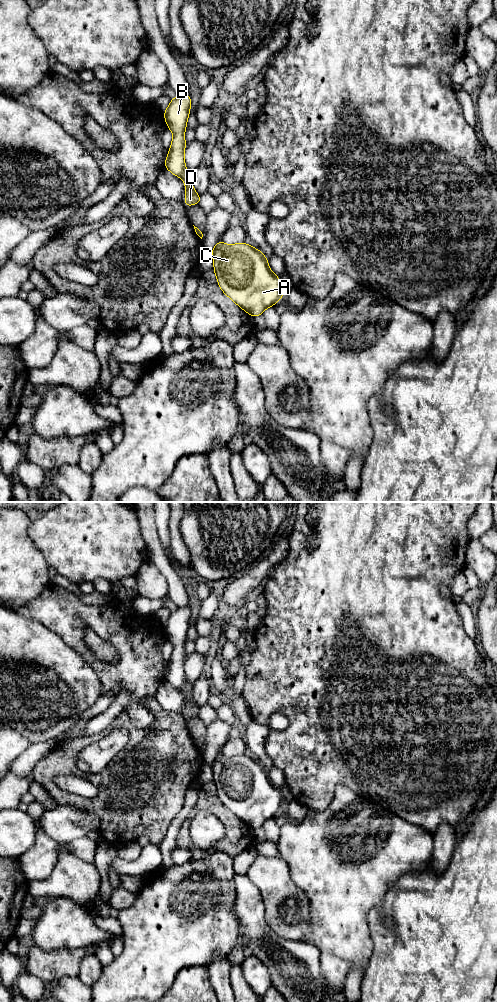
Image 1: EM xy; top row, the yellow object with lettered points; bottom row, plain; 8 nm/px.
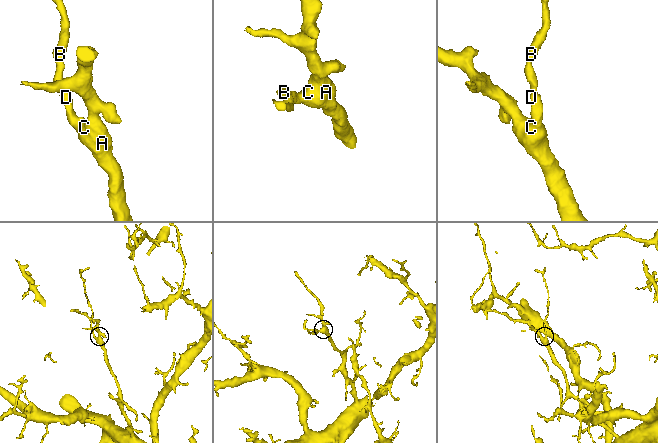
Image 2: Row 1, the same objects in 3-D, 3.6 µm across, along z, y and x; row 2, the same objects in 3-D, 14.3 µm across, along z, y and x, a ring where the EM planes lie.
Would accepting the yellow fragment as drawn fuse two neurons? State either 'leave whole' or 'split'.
leave whole

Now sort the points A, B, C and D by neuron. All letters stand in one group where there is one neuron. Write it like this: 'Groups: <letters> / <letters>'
Groups: A B C D

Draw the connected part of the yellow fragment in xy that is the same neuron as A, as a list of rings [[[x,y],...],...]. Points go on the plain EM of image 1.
[[[219,752],[210,764],[213,769],[213,782],[220,801],[241,821],[252,829],[257,829],[283,809],[284,802],[280,790],[269,780],[264,766],[245,754],[227,757]]]

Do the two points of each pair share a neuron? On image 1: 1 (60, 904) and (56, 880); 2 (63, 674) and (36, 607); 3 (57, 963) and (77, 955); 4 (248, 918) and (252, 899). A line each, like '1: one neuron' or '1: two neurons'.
1: two neurons
2: two neurons
3: one neuron
4: one neuron

